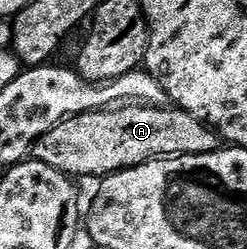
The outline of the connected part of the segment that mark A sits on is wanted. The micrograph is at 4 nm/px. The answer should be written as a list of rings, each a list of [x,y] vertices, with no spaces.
[[[116,105],[110,109],[71,115],[61,121],[35,142],[33,157],[45,165],[53,165],[53,169],[69,177],[106,177],[148,163],[150,159],[213,153],[220,147],[219,134],[188,111],[171,105]]]

